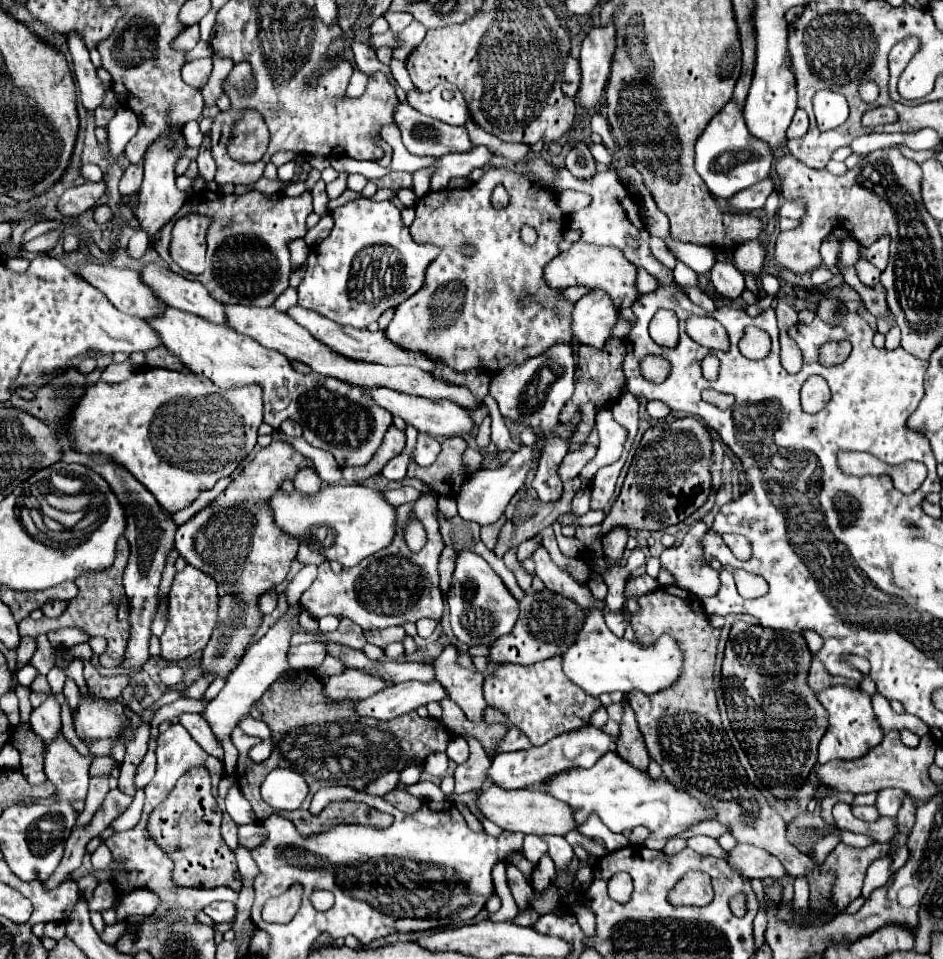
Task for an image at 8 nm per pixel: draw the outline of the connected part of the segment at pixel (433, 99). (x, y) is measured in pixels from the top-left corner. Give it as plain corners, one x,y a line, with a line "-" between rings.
439,84
431,92
411,90
407,92
407,100
415,110
433,118
443,118
443,122
453,126
465,124
469,118
465,98
453,84

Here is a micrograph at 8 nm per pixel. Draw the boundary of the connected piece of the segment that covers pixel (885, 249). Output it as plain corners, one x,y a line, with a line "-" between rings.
884,235
871,244
869,248
863,248
863,246
861,246
861,248
859,248
859,254
865,256
867,260
871,260
879,270
885,270
885,266
887,266
889,262
890,244
890,237

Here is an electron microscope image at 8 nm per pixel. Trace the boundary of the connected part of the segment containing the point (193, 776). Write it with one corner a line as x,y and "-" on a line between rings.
199,766
187,770
171,790
171,794
161,802
149,816
147,834
159,844
159,848
173,860
173,884
185,888
241,888
241,882
233,878
237,870
235,854
229,850
219,834
221,812
215,798
211,796
211,776

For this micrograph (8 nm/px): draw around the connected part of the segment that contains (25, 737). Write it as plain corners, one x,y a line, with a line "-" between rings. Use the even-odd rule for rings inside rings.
19,724
13,732
13,746
21,754
21,772
29,784
39,786
47,782
43,762
45,762
45,748
43,738
33,732
31,726

